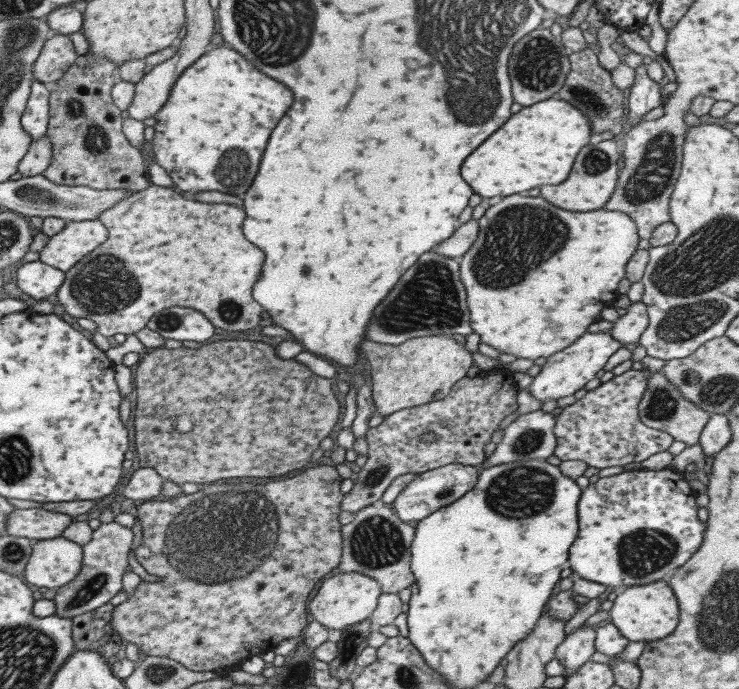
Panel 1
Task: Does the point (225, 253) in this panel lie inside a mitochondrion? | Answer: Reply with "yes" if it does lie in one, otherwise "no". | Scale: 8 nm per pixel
no

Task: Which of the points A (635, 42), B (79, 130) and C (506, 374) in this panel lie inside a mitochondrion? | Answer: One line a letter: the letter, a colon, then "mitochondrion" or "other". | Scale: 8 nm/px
A: other
B: mitochondrion
C: other

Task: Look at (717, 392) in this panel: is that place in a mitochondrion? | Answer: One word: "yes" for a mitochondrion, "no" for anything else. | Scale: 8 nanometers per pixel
yes

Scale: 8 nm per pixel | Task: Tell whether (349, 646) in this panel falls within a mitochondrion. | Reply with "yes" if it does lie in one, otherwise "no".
yes

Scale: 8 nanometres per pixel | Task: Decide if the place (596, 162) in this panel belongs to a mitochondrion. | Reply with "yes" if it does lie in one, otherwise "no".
yes

